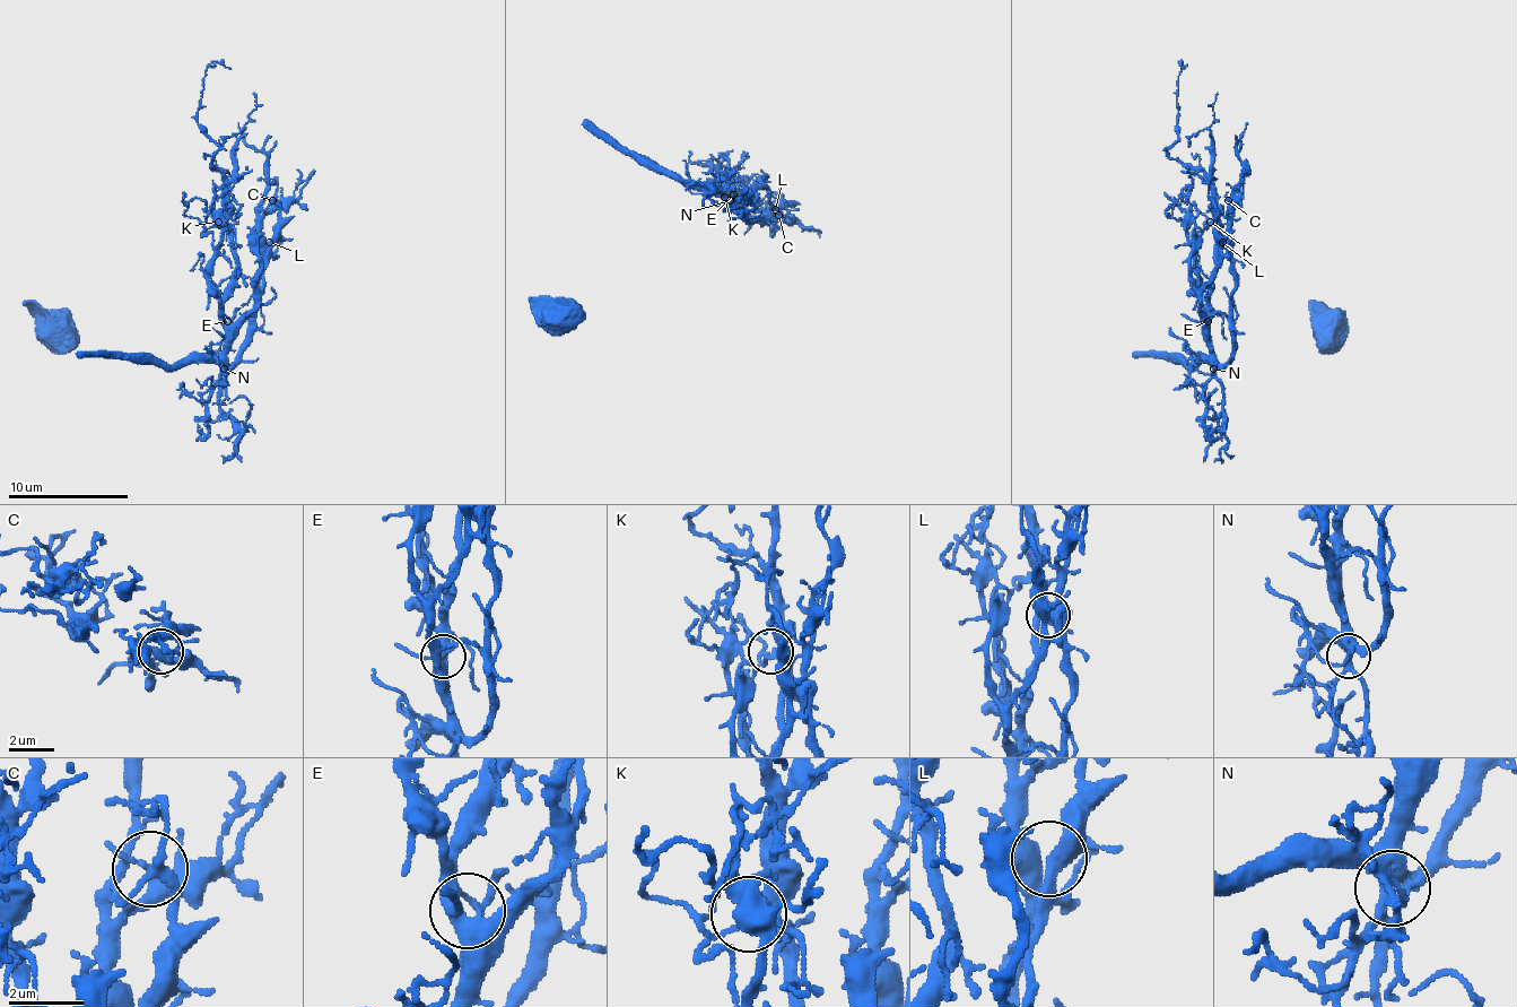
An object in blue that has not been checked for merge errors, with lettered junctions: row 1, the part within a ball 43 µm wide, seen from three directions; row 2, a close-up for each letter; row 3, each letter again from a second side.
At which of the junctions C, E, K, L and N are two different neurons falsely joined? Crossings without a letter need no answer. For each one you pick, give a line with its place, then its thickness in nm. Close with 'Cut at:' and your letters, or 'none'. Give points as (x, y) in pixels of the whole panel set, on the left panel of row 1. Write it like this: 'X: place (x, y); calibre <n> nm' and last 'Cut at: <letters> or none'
Cut at: none

